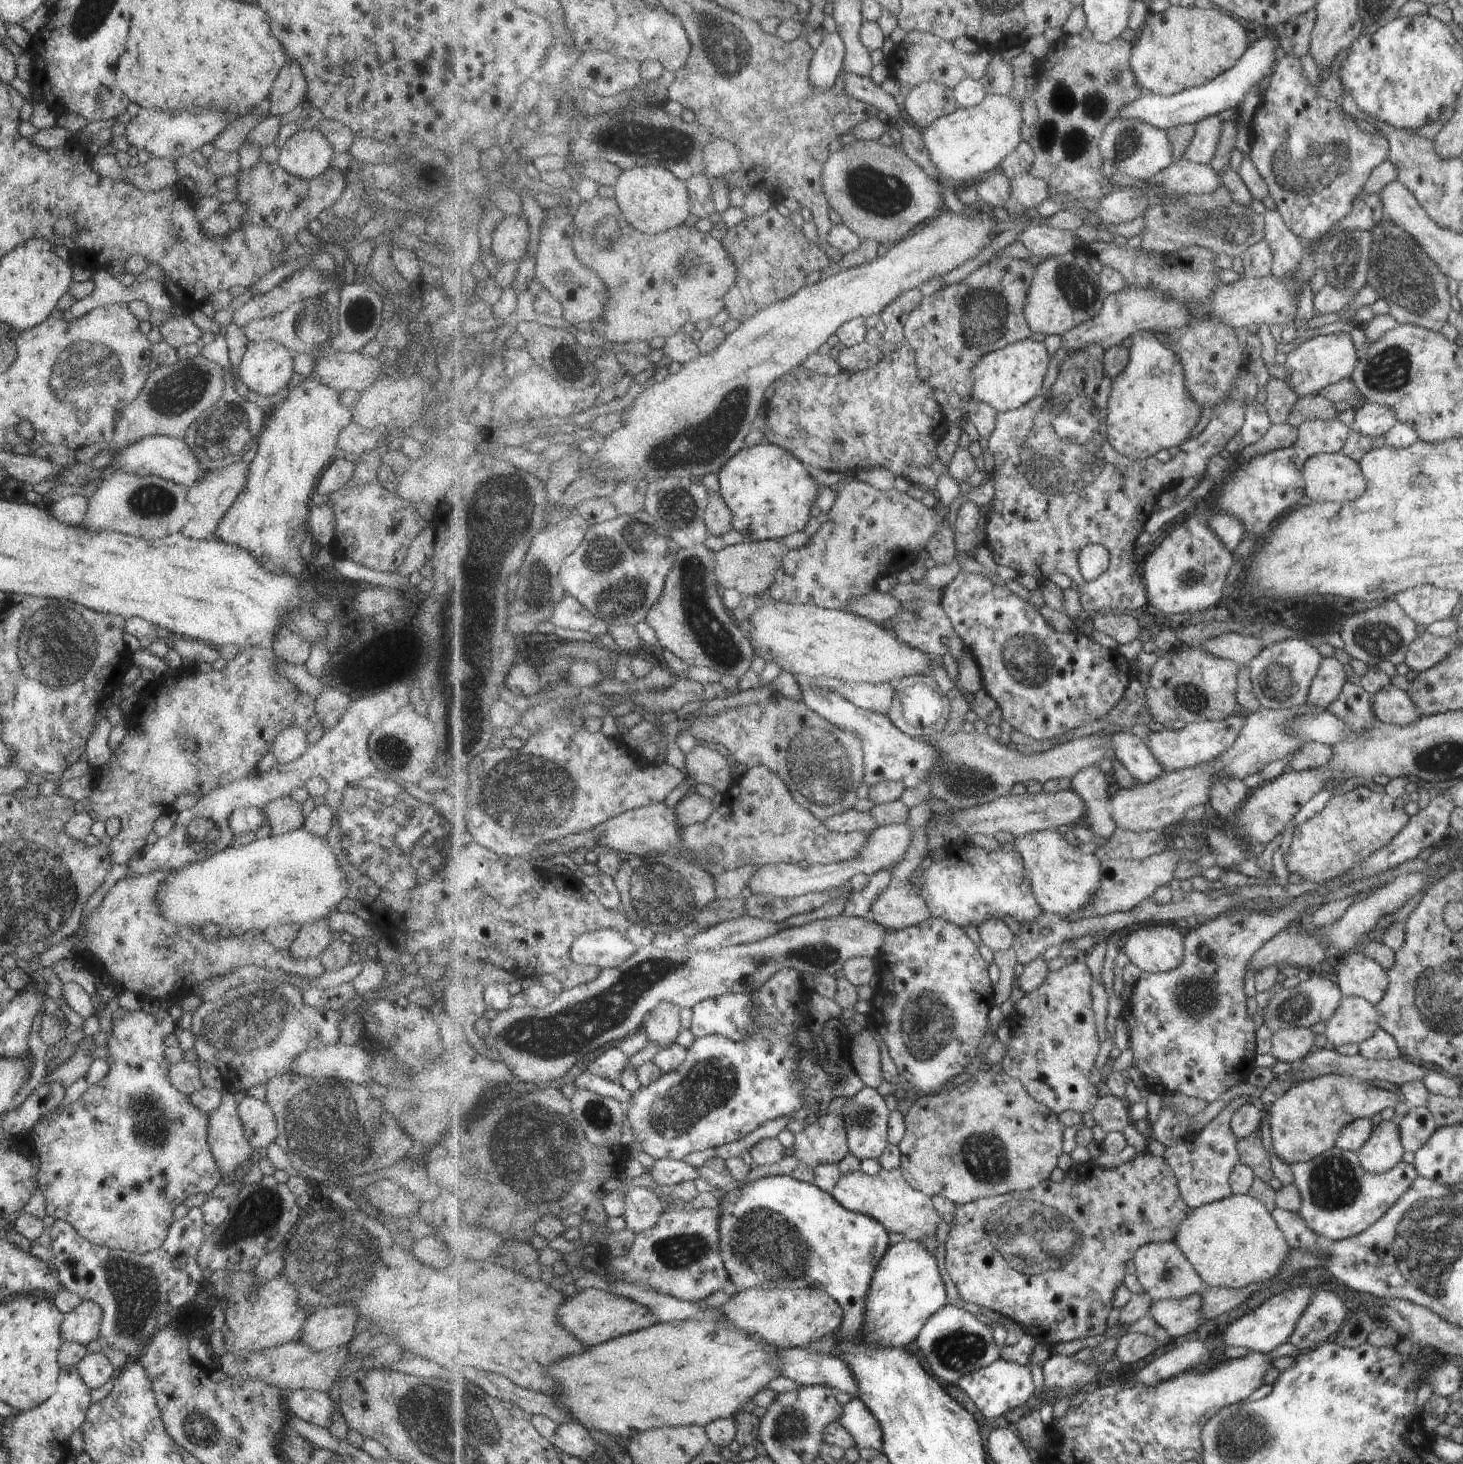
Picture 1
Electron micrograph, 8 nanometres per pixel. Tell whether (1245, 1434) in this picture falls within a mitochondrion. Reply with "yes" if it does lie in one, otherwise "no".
yes

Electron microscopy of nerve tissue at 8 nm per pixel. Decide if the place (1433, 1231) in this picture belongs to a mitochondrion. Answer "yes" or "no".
yes

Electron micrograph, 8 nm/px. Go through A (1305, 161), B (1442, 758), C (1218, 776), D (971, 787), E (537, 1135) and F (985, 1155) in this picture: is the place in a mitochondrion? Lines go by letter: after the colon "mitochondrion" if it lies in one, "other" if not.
A: mitochondrion
B: mitochondrion
C: other
D: mitochondrion
E: mitochondrion
F: mitochondrion

